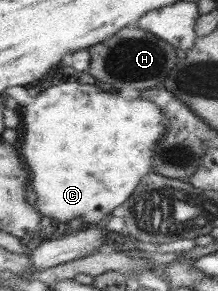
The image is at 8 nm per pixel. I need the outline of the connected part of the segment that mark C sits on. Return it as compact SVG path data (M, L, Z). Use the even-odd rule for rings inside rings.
M64 82L39 93L34 103L25 108L20 126L22 141L18 146L29 168L29 188L36 195L38 212L52 218L53 223L84 218L90 225L105 220L133 195L137 185L152 171L153 148L164 136L165 124L169 124L165 113L153 101L124 91L110 93L92 82Z

